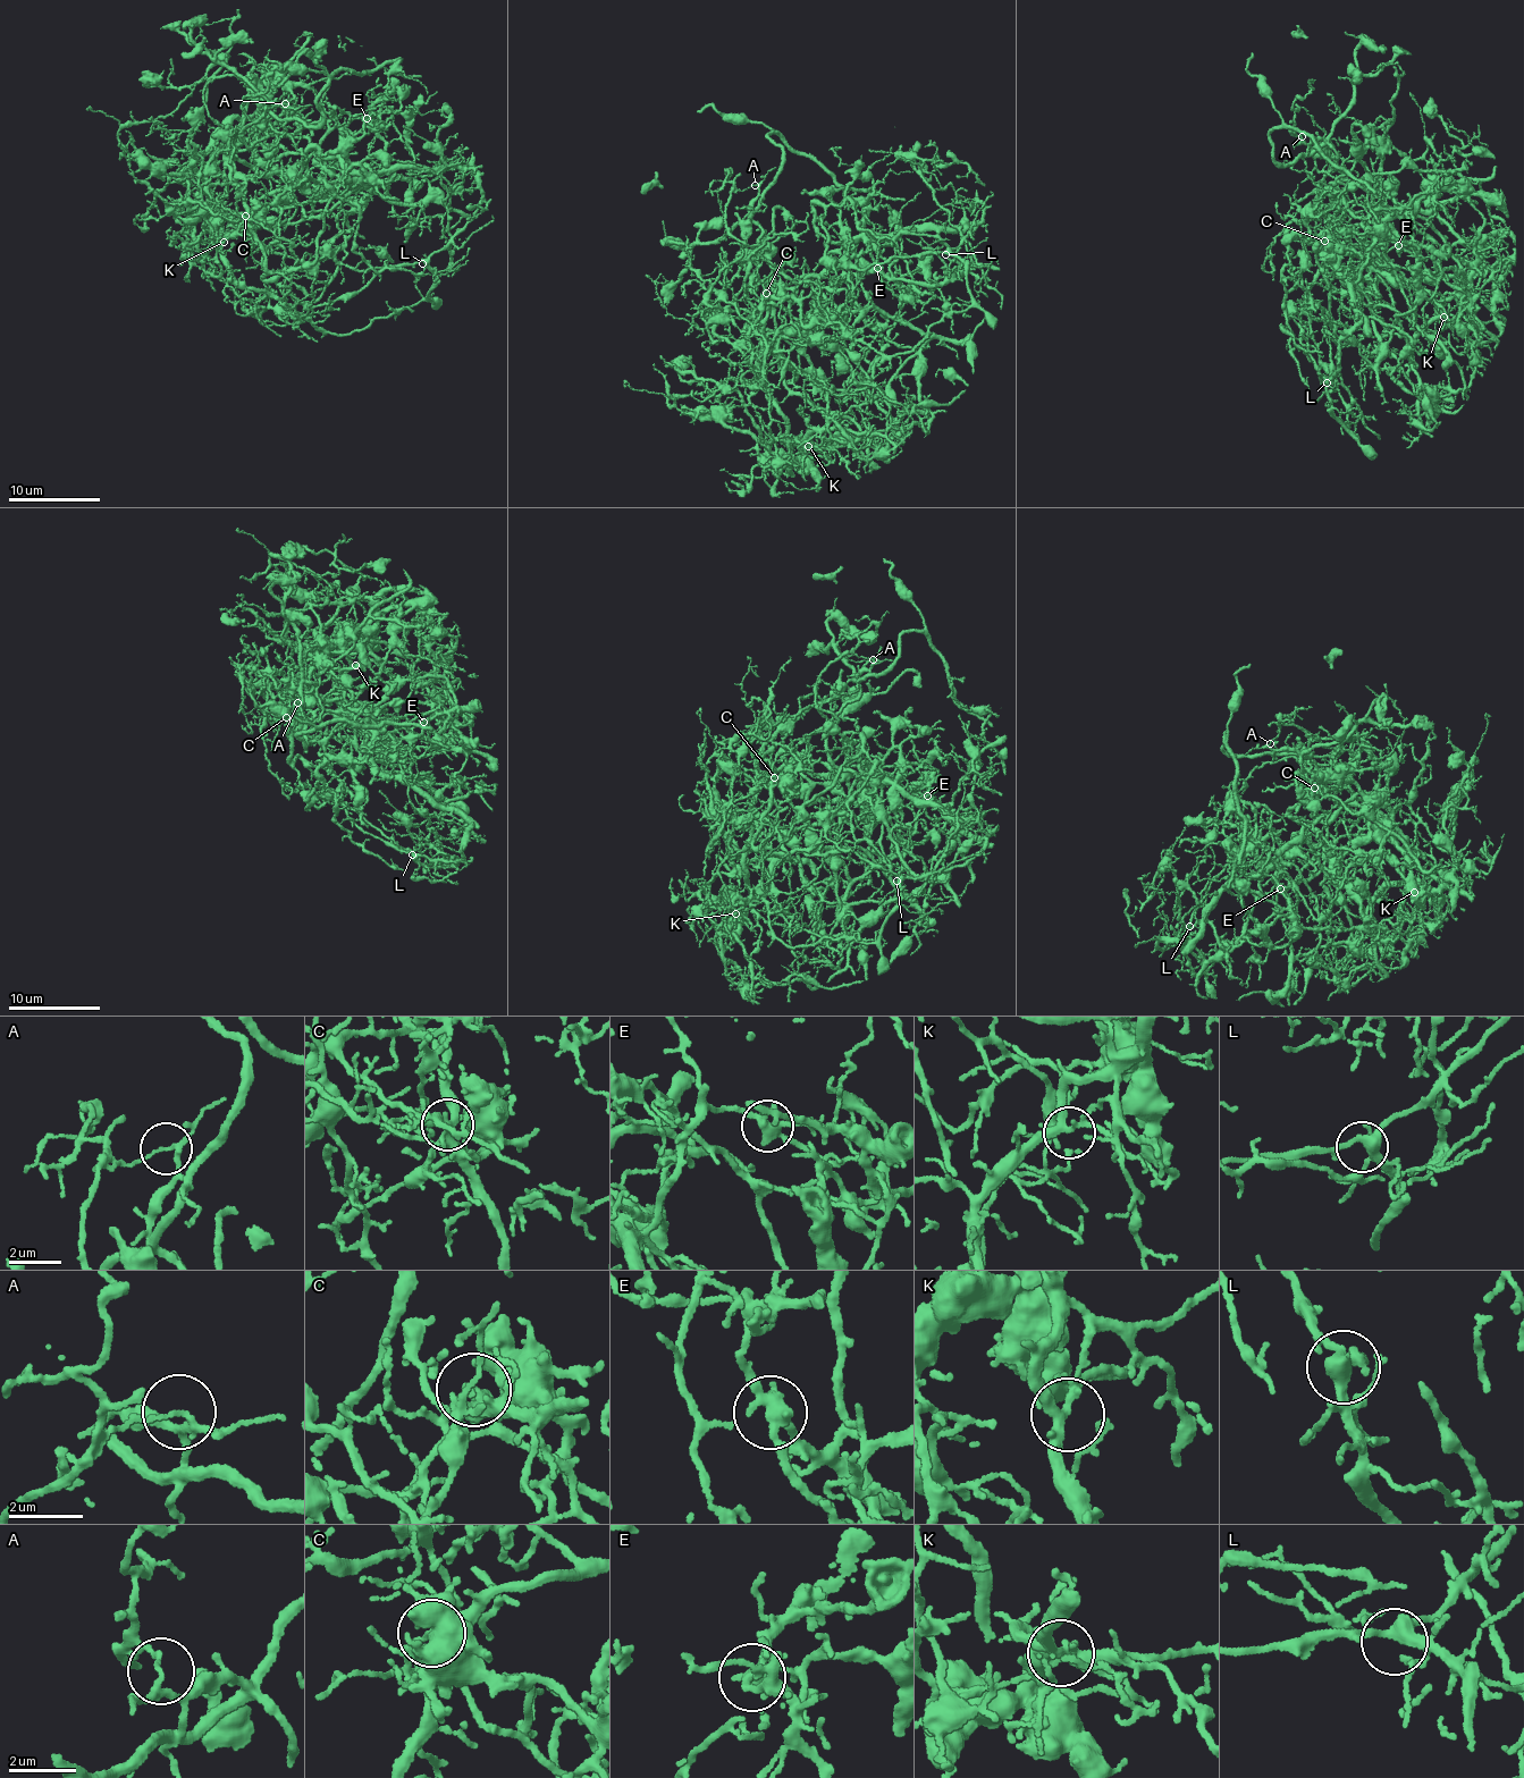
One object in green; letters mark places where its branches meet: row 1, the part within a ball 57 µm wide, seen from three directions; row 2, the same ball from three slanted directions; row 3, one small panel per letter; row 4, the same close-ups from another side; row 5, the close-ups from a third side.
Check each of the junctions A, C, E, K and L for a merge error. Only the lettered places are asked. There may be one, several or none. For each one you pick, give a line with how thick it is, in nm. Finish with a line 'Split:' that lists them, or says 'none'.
A: 140 nm
C: 280 nm
E: 340 nm
Split: A, C, E

